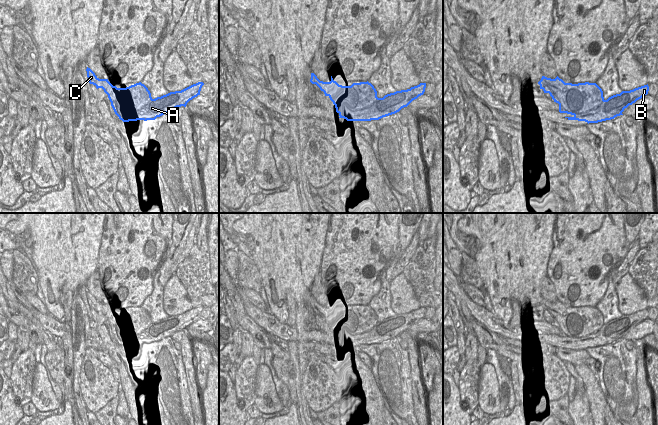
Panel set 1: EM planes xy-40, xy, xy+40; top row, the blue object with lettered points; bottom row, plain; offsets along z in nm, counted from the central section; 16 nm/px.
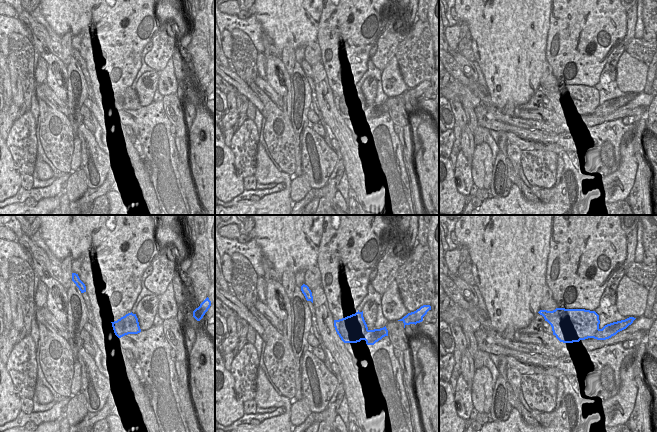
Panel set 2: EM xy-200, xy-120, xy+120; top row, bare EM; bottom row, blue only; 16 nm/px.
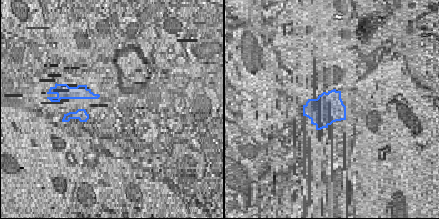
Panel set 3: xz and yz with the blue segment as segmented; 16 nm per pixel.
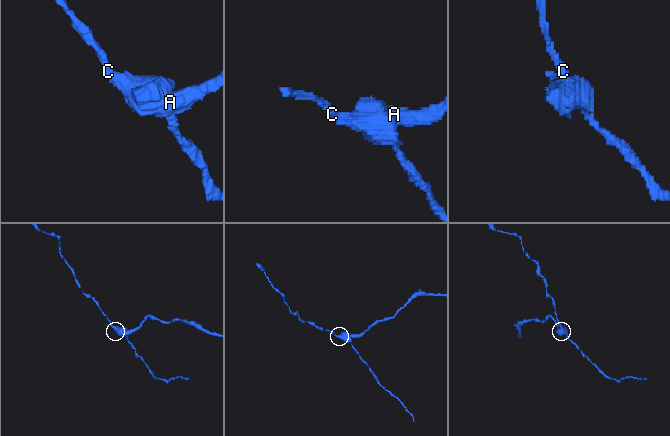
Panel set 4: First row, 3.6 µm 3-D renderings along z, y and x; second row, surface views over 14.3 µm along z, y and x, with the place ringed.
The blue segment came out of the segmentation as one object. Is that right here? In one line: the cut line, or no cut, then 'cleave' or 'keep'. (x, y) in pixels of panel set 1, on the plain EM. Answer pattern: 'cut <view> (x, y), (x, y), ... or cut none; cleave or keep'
cut xy (378, 322), (356, 342), (347, 344); cleave

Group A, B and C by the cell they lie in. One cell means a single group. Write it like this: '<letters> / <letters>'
A B / C

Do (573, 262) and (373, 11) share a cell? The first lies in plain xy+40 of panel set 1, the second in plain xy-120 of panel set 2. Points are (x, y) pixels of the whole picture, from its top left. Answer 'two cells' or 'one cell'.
one cell

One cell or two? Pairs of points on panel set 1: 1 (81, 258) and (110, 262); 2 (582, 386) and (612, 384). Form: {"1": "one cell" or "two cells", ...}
{"1": "two cells", "2": "two cells"}

